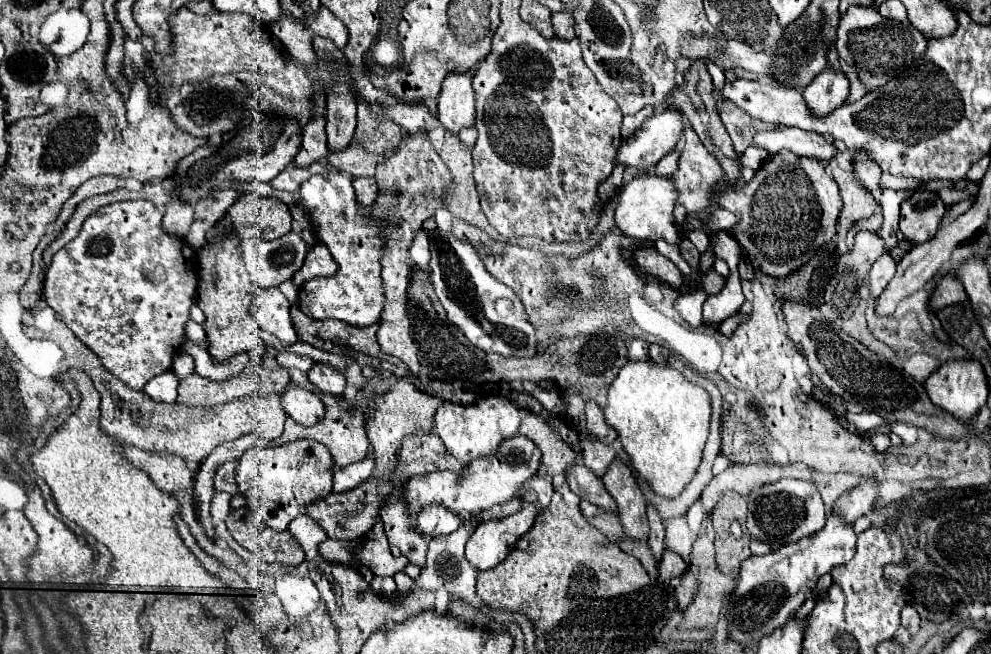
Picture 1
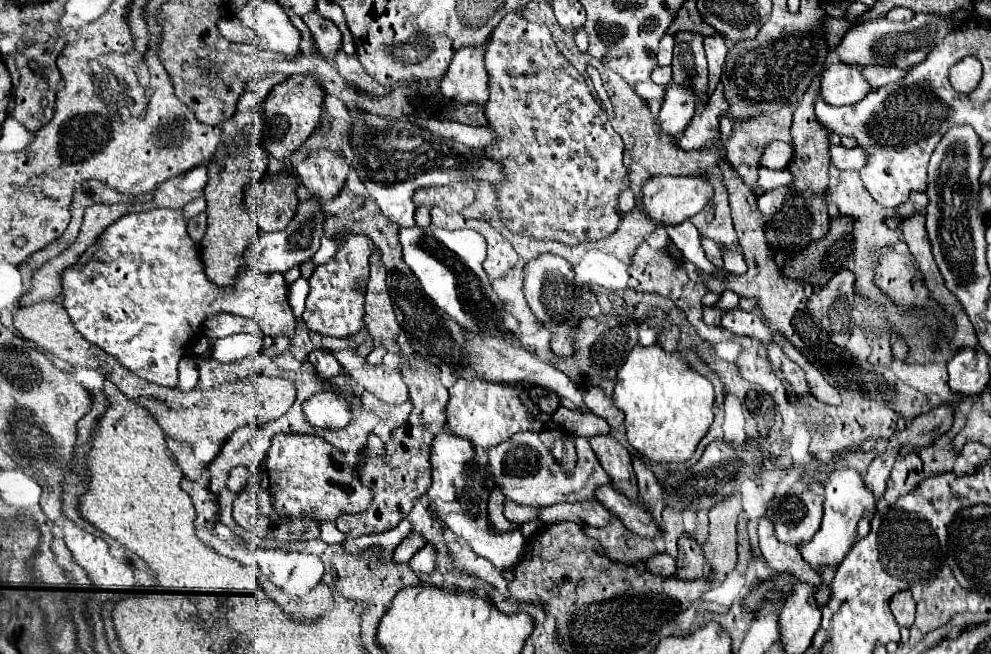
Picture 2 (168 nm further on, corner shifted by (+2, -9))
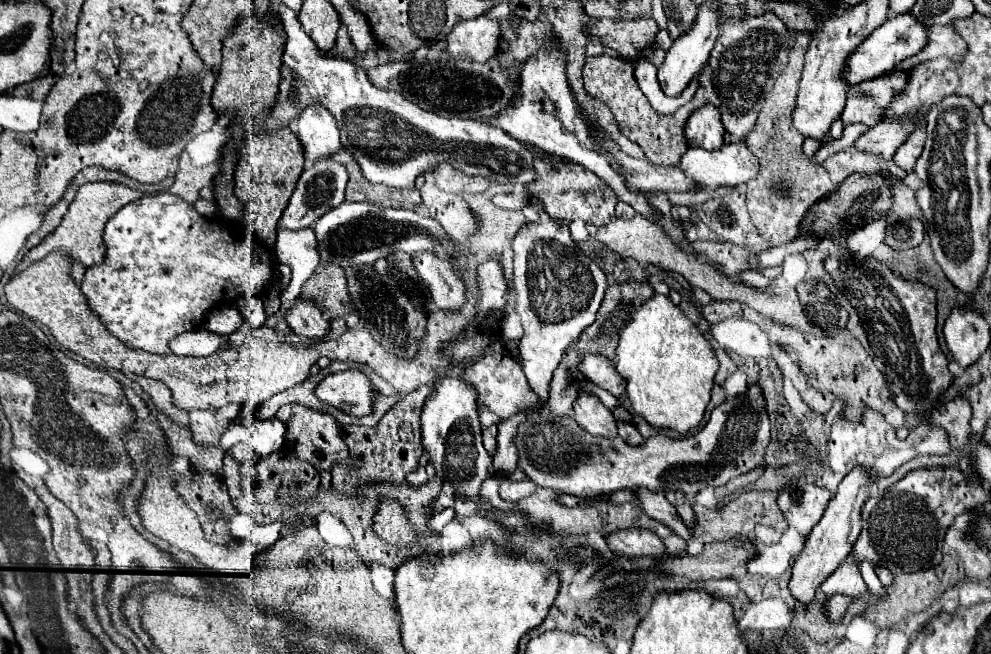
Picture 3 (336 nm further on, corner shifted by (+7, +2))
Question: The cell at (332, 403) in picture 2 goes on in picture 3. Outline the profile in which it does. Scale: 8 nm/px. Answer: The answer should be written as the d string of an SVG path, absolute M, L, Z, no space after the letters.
M350 368L344 372L336 372L332 376L326 376L318 384L316 396L338 410L344 410L348 414L362 418L372 414L372 402L374 402L376 390L372 380L362 368Z

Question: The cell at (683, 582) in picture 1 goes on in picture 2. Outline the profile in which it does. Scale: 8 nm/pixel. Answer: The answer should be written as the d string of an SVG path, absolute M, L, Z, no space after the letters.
M687 535L679 539L679 555L677 555L677 573L679 579L701 579L703 575L709 575L707 561L703 557L701 547Z

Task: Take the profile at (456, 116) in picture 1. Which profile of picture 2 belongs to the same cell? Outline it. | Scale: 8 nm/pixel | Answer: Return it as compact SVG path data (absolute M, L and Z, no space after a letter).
M463 47L455 53L447 75L441 79L441 93L459 105L485 105L489 77L485 75L483 49Z

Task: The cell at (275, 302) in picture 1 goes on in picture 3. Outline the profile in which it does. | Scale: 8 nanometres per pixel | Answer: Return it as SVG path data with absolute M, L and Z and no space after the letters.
M156 194L156 196L144 196L136 202L130 202L126 204L122 210L118 210L110 222L106 224L106 230L104 230L104 242L106 242L106 260L98 266L92 266L88 268L84 280L82 280L82 292L84 296L88 298L88 304L90 308L94 308L94 312L98 312L98 316L102 318L102 322L108 326L108 330L120 338L124 344L132 346L132 348L140 348L140 350L148 350L148 352L154 352L154 354L168 354L170 352L170 346L168 342L182 334L182 332L188 332L188 330L196 330L204 324L206 320L206 314L210 312L210 308L214 308L220 300L226 300L226 302L232 302L238 296L242 294L252 294L252 296L262 296L268 288L268 284L272 282L274 278L274 256L270 252L270 248L266 248L264 244L258 244L258 240L254 240L254 234L250 230L250 226L246 224L240 224L240 222L228 222L224 218L204 218L200 216L192 204L180 200L178 196L174 194Z

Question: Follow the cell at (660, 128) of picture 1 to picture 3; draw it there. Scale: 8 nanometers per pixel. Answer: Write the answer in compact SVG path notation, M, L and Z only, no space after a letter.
M700 4L698 6L698 16L692 24L692 28L688 28L682 36L678 36L672 46L666 50L666 58L664 62L658 66L658 80L662 90L668 96L678 96L688 84L690 80L702 70L702 66L708 62L710 50L716 42L718 36L718 26L720 26L720 14L716 6L708 6L708 4Z

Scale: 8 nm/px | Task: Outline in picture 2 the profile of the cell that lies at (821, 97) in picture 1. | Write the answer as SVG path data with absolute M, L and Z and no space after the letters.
M843 63L827 65L821 73L819 97L827 105L851 105L861 101L869 93L869 85L861 75L859 67Z

